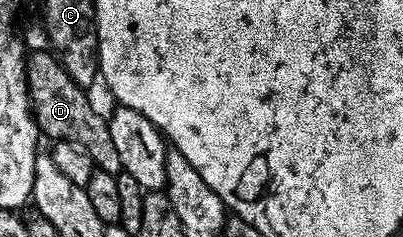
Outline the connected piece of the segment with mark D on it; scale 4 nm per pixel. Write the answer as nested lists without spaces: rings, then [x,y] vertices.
[[[41,47],[37,53],[29,52],[28,58],[28,94],[32,104],[32,114],[36,126],[45,138],[52,137],[53,142],[69,141],[88,154],[93,166],[99,172],[117,174],[121,172],[118,151],[110,136],[108,118],[92,106],[85,90],[61,67],[56,54]]]

